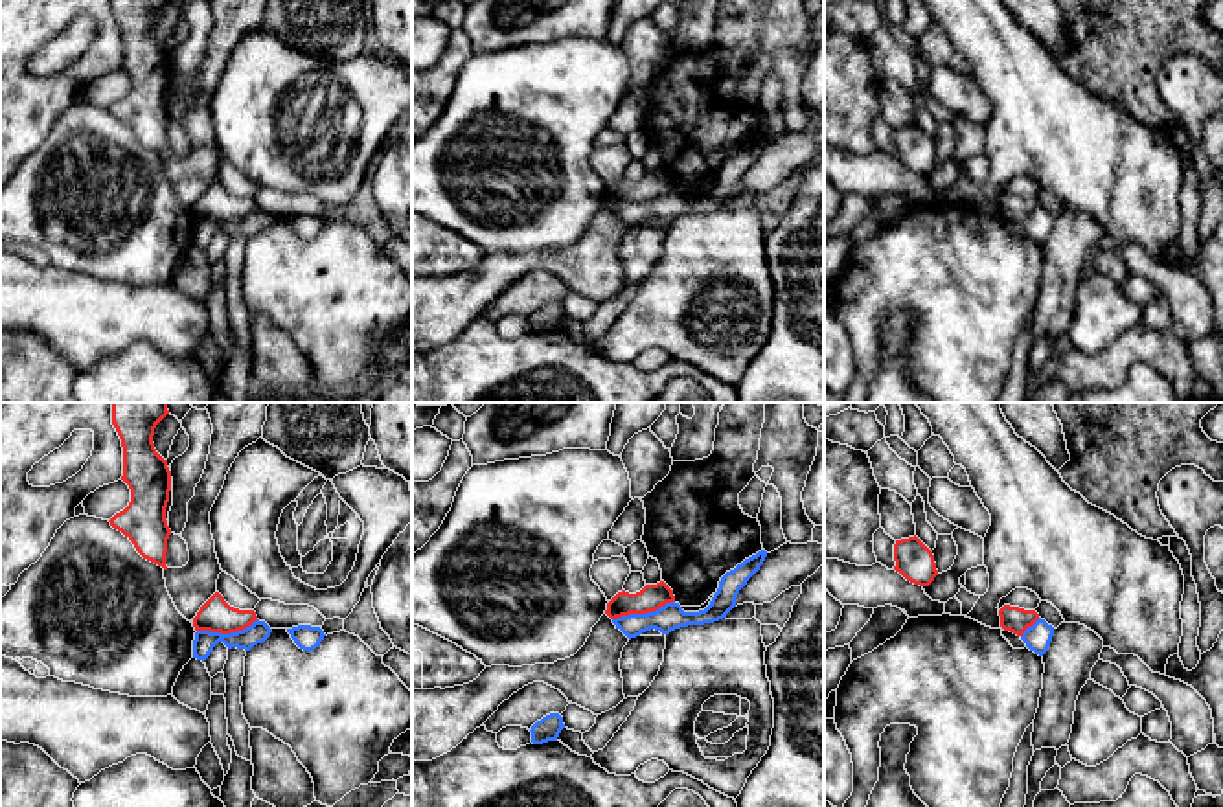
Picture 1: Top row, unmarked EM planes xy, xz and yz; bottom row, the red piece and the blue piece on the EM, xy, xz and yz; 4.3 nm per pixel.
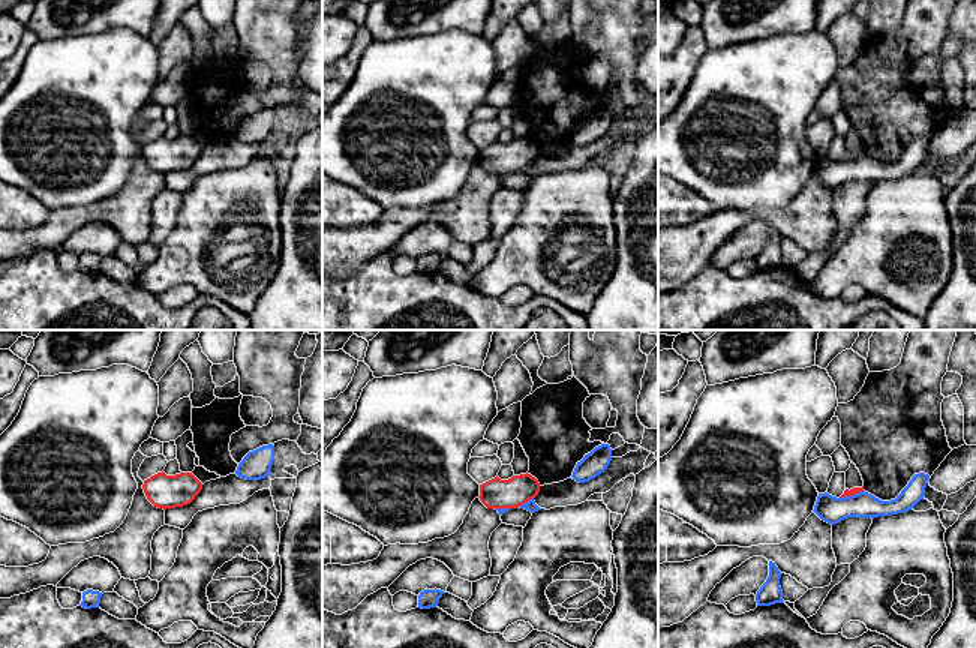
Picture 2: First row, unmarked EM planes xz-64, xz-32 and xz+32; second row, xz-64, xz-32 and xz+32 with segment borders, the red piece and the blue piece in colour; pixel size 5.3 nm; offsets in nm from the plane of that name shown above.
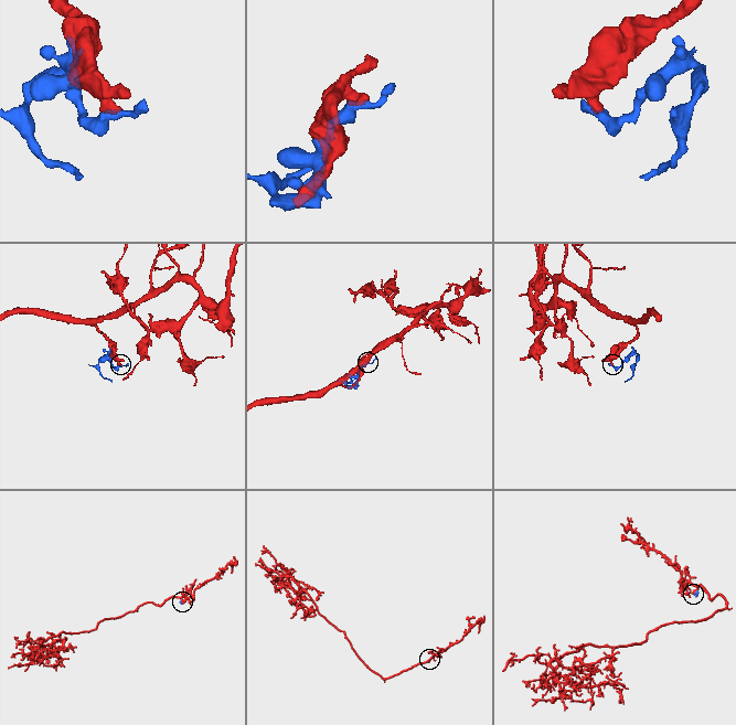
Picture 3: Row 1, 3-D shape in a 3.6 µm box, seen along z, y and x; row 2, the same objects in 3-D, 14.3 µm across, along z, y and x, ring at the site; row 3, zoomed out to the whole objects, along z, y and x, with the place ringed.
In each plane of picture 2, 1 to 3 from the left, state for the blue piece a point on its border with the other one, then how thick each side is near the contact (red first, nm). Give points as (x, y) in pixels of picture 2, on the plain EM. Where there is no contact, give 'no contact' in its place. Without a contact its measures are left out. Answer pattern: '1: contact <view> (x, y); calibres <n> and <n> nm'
1: no contact
2: contact xz-32 (525, 167); calibres 160 and 60 nm
3: contact xz+32 (850, 159); calibres 40 and 140 nm

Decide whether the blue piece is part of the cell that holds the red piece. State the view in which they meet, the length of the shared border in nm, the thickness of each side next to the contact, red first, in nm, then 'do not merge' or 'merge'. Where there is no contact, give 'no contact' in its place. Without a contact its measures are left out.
contact in xz; length 280 nm; calibres 110 and 120 nm; do not merge

